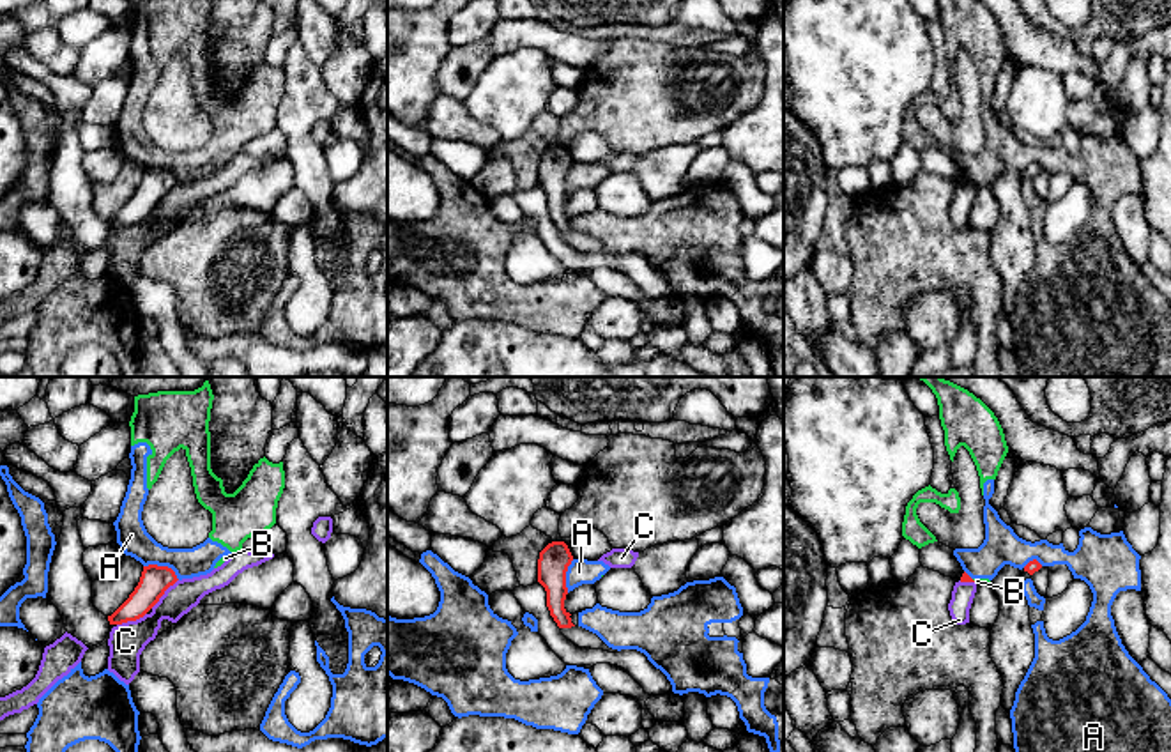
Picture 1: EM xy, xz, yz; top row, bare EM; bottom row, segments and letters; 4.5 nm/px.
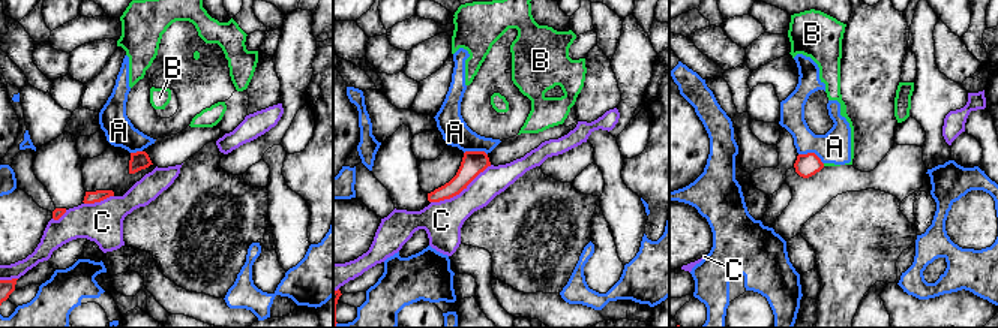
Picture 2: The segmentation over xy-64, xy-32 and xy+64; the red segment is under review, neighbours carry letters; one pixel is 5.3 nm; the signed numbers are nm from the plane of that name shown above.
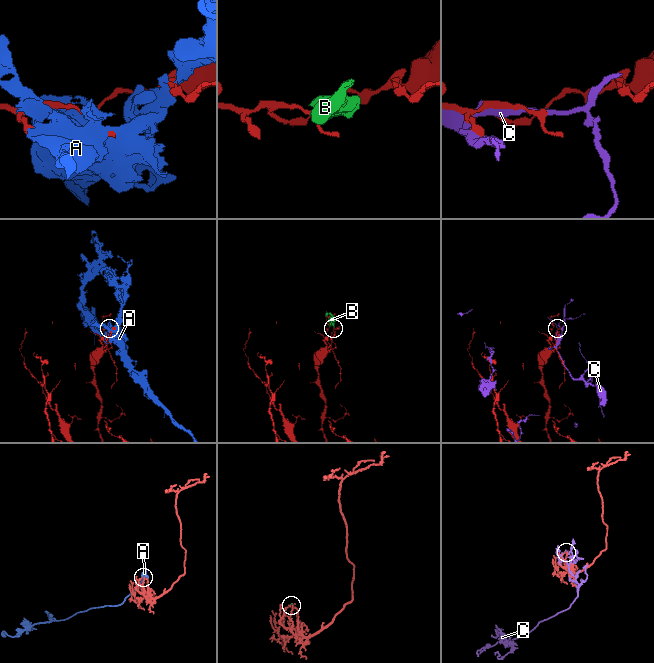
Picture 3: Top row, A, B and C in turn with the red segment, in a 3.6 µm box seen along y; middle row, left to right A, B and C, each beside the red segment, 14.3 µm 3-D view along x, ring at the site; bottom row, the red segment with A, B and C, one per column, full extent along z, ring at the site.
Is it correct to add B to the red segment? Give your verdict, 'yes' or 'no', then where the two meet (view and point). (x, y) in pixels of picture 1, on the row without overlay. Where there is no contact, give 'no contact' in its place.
no | yz (973, 184)

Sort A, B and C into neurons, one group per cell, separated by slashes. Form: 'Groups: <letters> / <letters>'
Groups: A B / C

